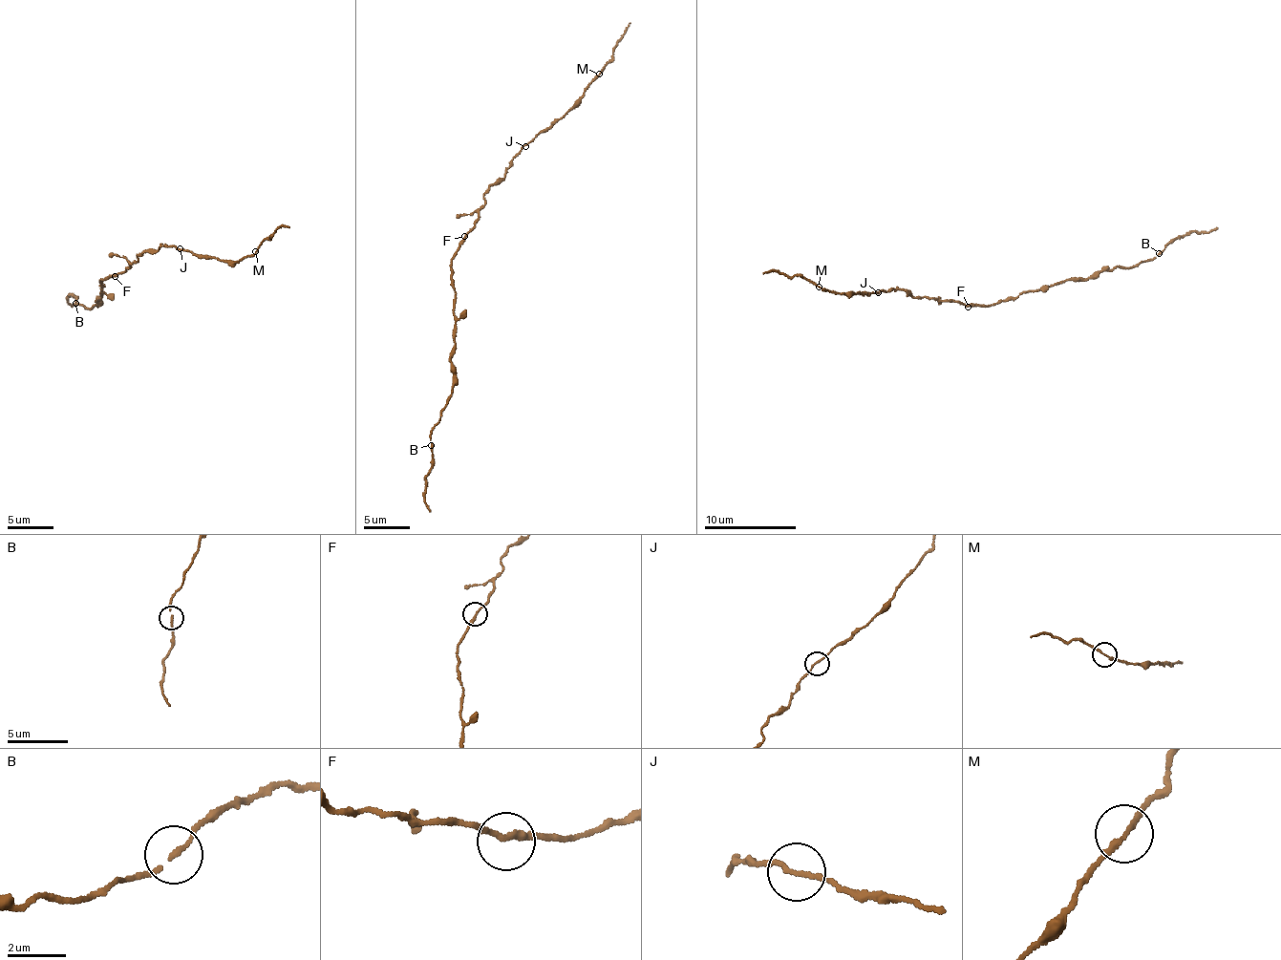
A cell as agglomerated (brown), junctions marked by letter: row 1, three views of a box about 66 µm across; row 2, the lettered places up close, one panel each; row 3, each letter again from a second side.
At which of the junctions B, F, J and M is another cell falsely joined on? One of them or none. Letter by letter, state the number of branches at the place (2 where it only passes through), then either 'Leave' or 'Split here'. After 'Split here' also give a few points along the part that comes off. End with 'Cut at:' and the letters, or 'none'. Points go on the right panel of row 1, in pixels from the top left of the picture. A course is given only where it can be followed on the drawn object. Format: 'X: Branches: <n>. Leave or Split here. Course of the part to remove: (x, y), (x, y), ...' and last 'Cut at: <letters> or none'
B: Branches: 2. Leave
F: Branches: 2. Leave
J: Branches: 2. Leave
M: Branches: 2. Leave
Cut at: none

